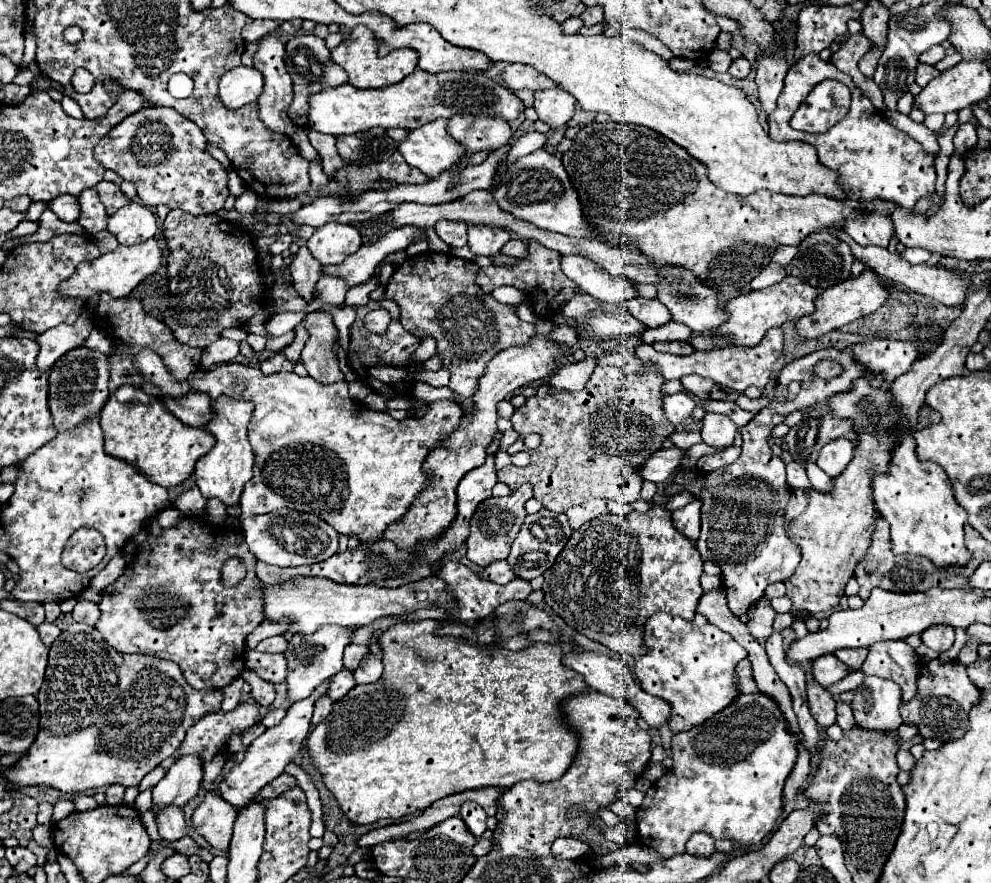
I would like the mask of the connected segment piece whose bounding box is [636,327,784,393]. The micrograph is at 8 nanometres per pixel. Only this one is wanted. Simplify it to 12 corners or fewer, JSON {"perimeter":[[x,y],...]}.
{"perimeter":[[776,327],[758,347],[720,347],[678,357],[642,343],[636,355],[664,381],[688,373],[742,393],[766,387],[782,355]]}

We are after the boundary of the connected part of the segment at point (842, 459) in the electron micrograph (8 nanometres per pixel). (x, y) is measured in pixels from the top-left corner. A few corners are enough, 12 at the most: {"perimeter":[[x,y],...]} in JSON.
{"perimeter":[[834,439],[820,449],[816,465],[834,479],[846,469],[854,443]]}

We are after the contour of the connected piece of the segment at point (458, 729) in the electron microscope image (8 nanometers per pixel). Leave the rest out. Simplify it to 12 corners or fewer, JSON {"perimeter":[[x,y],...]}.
{"perimeter":[[378,639],[312,765],[354,825],[566,773],[582,675],[522,651]]}

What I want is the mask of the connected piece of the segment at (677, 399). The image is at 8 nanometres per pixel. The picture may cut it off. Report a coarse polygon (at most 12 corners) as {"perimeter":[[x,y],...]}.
{"perimeter":[[688,393],[662,399],[664,413],[672,425],[680,425],[692,413]]}

